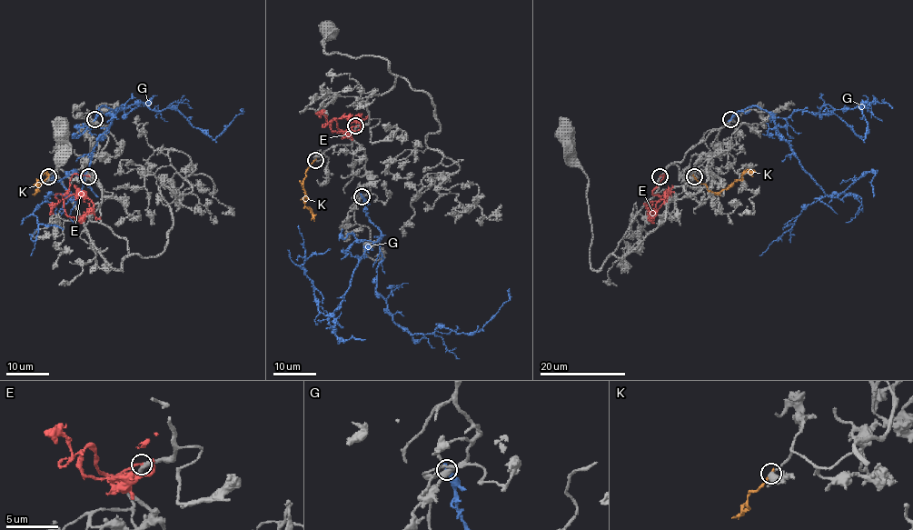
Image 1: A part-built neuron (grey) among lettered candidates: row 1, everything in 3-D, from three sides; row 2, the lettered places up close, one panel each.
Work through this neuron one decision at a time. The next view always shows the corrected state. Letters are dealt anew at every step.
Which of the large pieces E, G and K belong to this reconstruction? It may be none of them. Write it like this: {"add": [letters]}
{"add": ["E"]}

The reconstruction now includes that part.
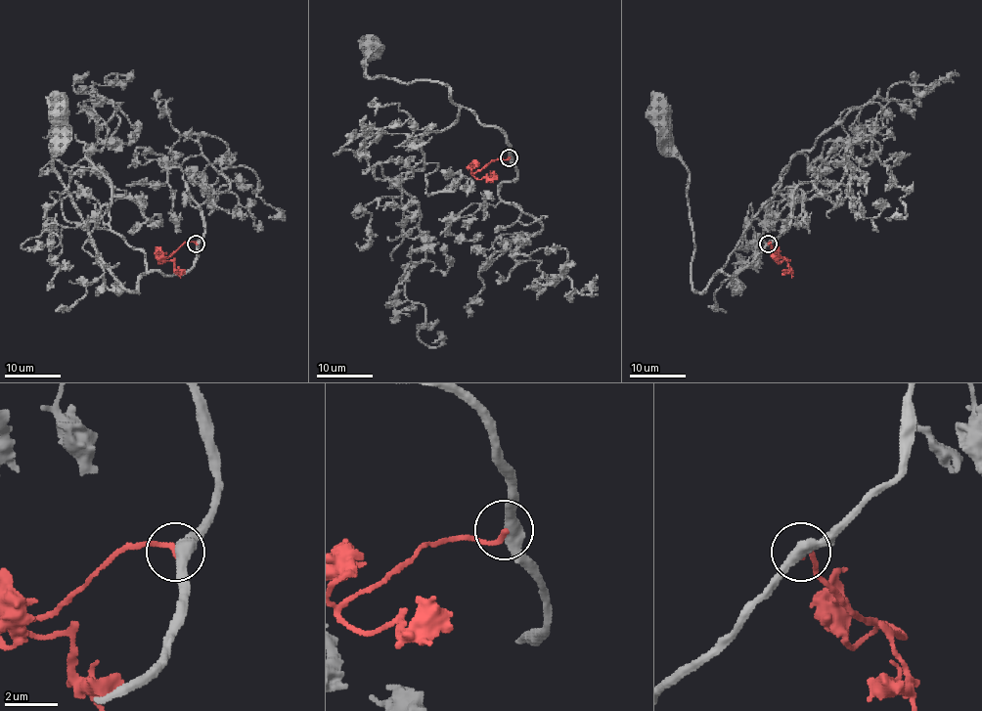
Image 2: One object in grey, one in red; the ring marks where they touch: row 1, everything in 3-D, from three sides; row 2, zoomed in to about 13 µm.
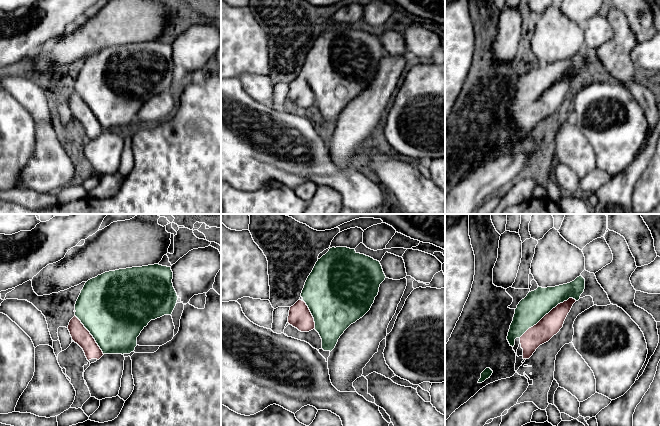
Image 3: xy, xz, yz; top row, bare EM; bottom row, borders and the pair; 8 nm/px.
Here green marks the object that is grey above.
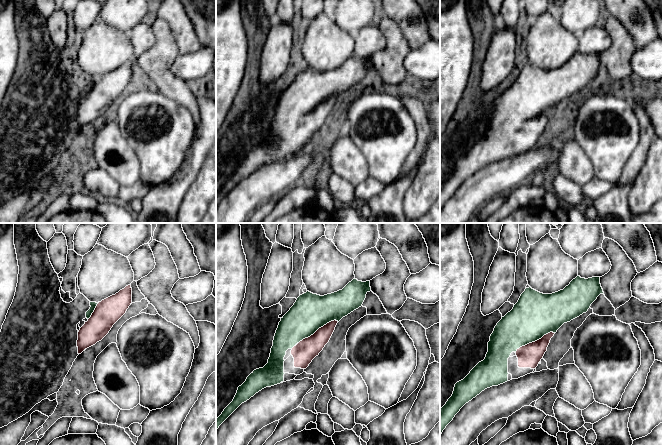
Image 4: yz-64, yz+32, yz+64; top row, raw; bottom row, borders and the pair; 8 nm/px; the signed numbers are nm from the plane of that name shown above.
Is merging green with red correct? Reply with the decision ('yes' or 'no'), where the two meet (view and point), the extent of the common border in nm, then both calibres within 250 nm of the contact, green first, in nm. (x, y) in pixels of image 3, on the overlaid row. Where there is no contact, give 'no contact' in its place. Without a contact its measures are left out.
yes; meets green in yz at (547, 313); contact 550 nm long; 220 nm thick on the green side, 170 nm on the other

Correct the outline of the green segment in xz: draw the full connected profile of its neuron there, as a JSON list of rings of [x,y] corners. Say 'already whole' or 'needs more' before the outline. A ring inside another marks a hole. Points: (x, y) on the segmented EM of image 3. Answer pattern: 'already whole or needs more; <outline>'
needs more; [[[332,247],[316,262],[302,290],[301,297],[303,299],[298,300],[290,307],[288,323],[301,332],[315,329],[322,339],[322,349],[331,352],[344,331],[370,310],[375,297],[378,295],[380,284],[385,278],[379,261],[357,253],[355,249]]]

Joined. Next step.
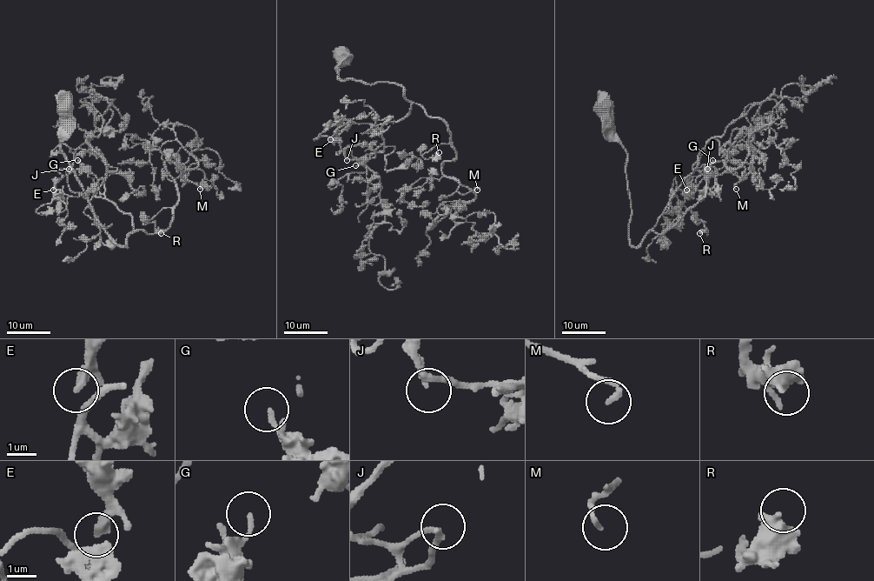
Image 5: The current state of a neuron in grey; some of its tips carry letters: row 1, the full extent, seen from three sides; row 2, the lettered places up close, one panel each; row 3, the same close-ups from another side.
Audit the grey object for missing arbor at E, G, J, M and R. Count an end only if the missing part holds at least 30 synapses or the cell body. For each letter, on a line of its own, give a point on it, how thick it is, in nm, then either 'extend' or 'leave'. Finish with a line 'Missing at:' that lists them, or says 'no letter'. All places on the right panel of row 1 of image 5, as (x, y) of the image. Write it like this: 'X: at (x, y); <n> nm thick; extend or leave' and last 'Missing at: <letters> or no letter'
E: at (686, 190); 180 nm thick; leave
G: at (712, 160); 150 nm thick; leave
J: at (707, 169); 150 nm thick; extend
M: at (736, 189); 150 nm thick; extend
R: at (699, 233); 440 nm thick; leave
Missing at: J, M

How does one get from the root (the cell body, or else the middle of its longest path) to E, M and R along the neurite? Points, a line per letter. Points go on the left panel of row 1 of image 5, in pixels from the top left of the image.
E: (64, 108), (66, 160), (96, 220), (126, 245), (132, 217), (106, 197), (98, 154), (77, 149), (53, 190)
M: (64, 108), (62, 149), (94, 217), (117, 244), (169, 226), (178, 189), (164, 162), (200, 189)
R: (64, 108), (62, 149), (102, 229), (125, 246), (136, 231), (162, 233), (169, 207), (144, 220), (161, 233)

